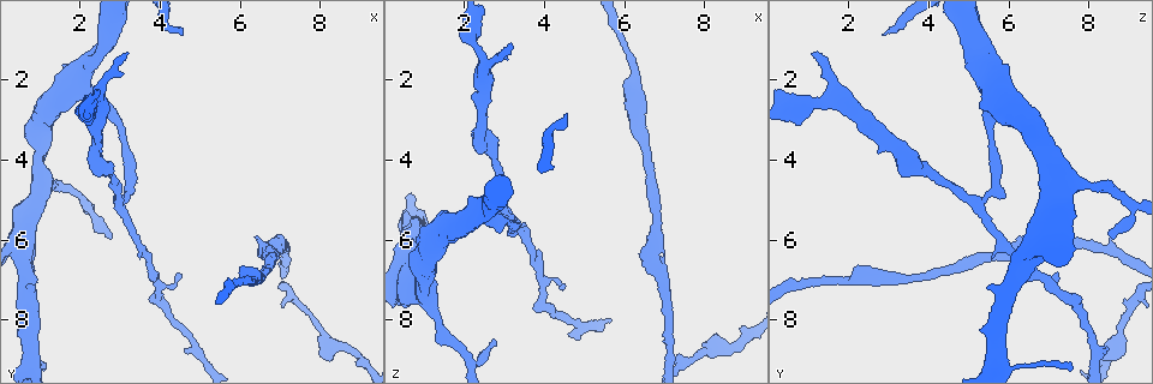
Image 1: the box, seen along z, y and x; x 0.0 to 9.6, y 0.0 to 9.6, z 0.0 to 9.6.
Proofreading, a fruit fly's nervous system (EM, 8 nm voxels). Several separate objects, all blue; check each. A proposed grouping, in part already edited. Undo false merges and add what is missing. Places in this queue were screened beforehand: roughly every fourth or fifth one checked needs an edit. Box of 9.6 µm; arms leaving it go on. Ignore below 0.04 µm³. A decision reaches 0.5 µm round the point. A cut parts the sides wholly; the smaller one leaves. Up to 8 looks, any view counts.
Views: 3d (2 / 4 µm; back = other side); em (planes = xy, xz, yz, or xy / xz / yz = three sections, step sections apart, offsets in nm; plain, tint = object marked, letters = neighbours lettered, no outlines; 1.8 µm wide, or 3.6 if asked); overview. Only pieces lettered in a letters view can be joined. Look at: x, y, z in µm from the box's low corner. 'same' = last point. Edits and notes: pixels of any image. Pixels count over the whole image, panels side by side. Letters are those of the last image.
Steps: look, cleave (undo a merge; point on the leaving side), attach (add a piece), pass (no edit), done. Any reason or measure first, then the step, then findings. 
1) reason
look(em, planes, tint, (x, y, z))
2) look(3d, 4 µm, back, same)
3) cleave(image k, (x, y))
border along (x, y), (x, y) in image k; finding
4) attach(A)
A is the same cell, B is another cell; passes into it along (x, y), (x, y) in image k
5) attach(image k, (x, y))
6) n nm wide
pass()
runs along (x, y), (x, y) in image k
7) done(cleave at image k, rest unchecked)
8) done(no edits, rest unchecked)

calibre changes
look(3d, 2 µm, (6.25, 7.05, 1.85))

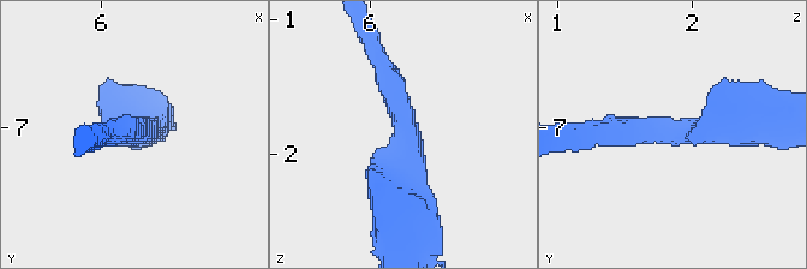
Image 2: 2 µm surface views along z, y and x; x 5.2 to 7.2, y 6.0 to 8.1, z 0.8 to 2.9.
look(em, planes, letters, (6.28, 7.04, 1.80))

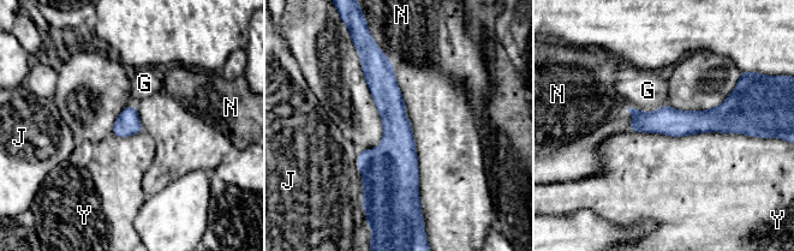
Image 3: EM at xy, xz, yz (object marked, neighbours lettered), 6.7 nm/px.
pass()
G, J, N and Y are other cells; continuous, no second neuron

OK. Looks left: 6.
an open end
look(em, yz, step 4, letters, (3.20, 1.35, 1.15))

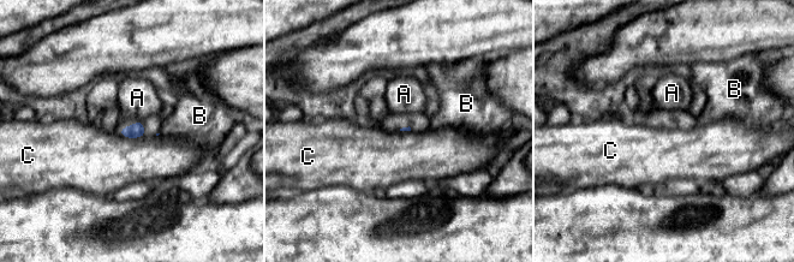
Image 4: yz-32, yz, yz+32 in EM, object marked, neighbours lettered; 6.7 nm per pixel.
look(em, planes, letters, same)

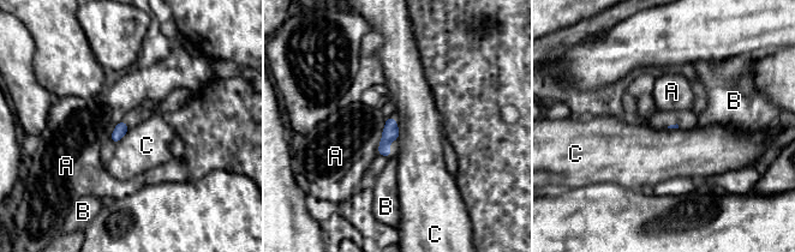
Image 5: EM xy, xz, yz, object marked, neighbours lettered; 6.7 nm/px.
pass()
A, B and C are other cells; no lettered piece goes on from it

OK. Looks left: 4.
free end
look(em, xz, step 8, letters, (4.55, 7.00, 7.10))

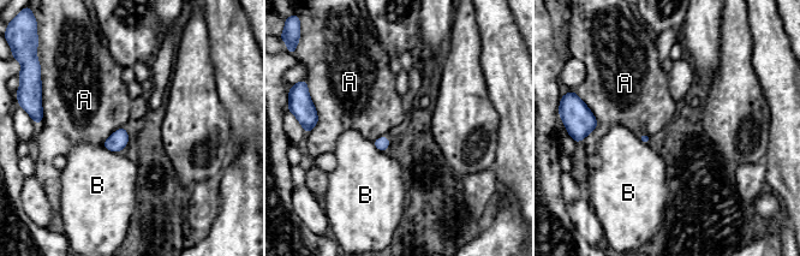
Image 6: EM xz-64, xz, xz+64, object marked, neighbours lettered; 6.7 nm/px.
pass()
A and B are other cells; border along (589, 107), (596, 126), (585, 137) in image 6; none of them fits

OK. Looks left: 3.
done(no edits, rest unchecked)

